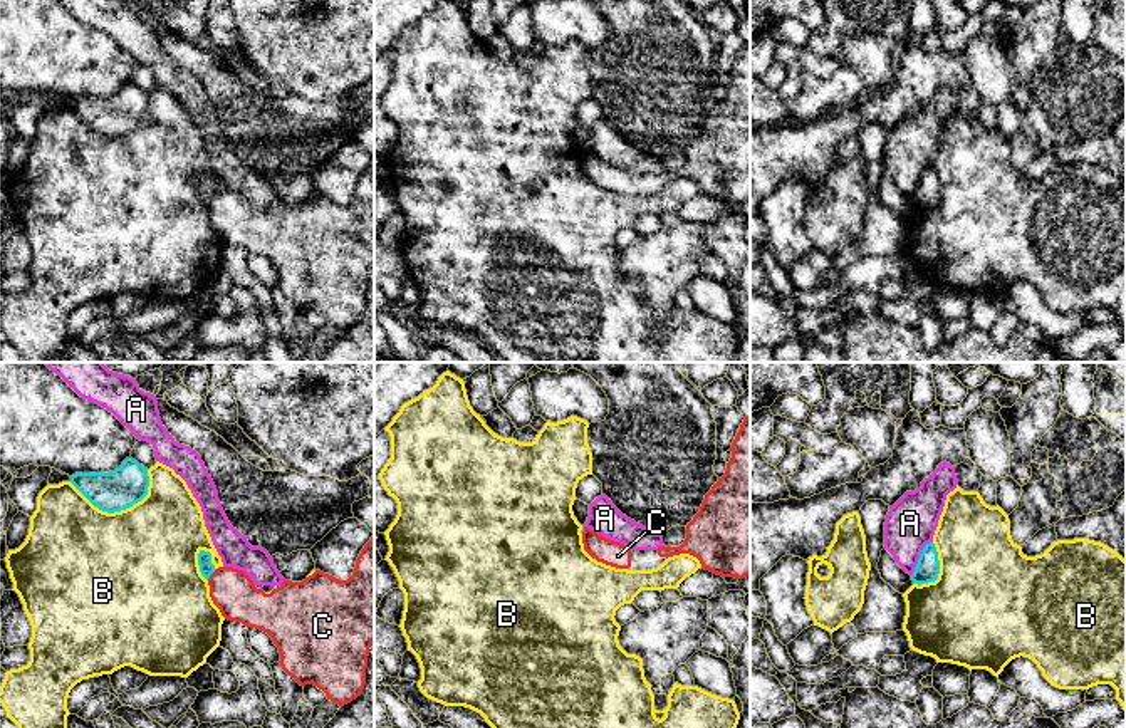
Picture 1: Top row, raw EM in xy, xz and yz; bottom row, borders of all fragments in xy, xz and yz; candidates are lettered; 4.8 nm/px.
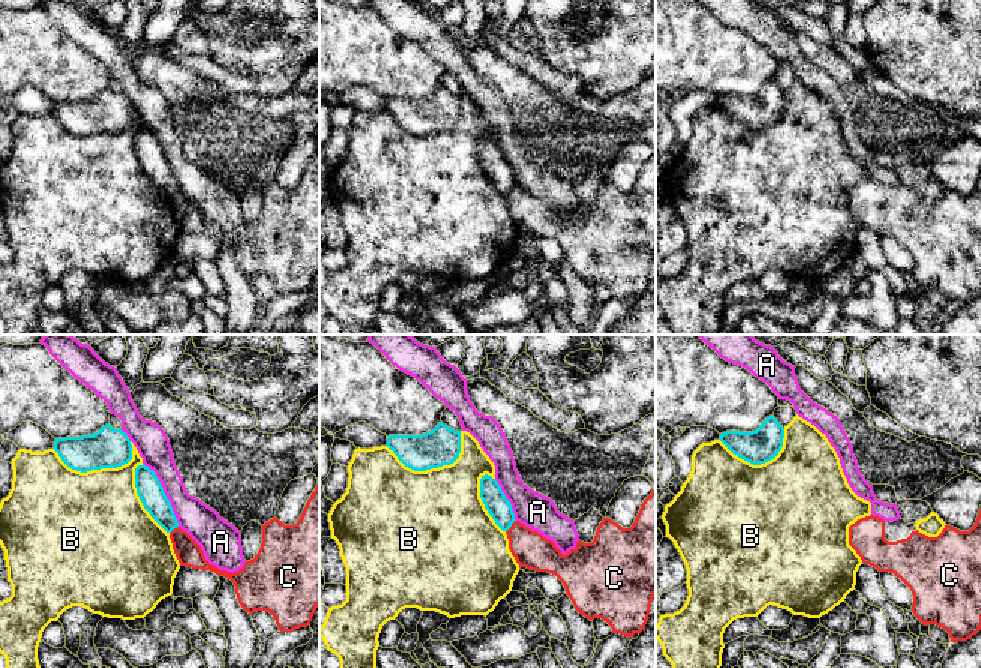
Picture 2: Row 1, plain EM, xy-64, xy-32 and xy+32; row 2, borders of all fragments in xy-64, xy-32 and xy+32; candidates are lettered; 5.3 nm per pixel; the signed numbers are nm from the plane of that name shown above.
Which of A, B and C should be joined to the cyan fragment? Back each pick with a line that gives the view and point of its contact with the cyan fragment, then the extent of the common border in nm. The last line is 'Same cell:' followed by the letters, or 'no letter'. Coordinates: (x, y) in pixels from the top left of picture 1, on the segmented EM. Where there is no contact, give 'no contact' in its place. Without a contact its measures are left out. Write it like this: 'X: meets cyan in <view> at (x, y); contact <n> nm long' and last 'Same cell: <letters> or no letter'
Same cell: no letter

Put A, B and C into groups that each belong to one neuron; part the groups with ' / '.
A / B / C

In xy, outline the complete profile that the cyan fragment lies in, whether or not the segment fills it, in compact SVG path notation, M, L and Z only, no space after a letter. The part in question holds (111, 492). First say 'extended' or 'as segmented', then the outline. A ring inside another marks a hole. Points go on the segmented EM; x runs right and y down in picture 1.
as segmented; M126 458L109 473L76 473L70 483L99 510L114 513L133 507L148 495L148 468Z

